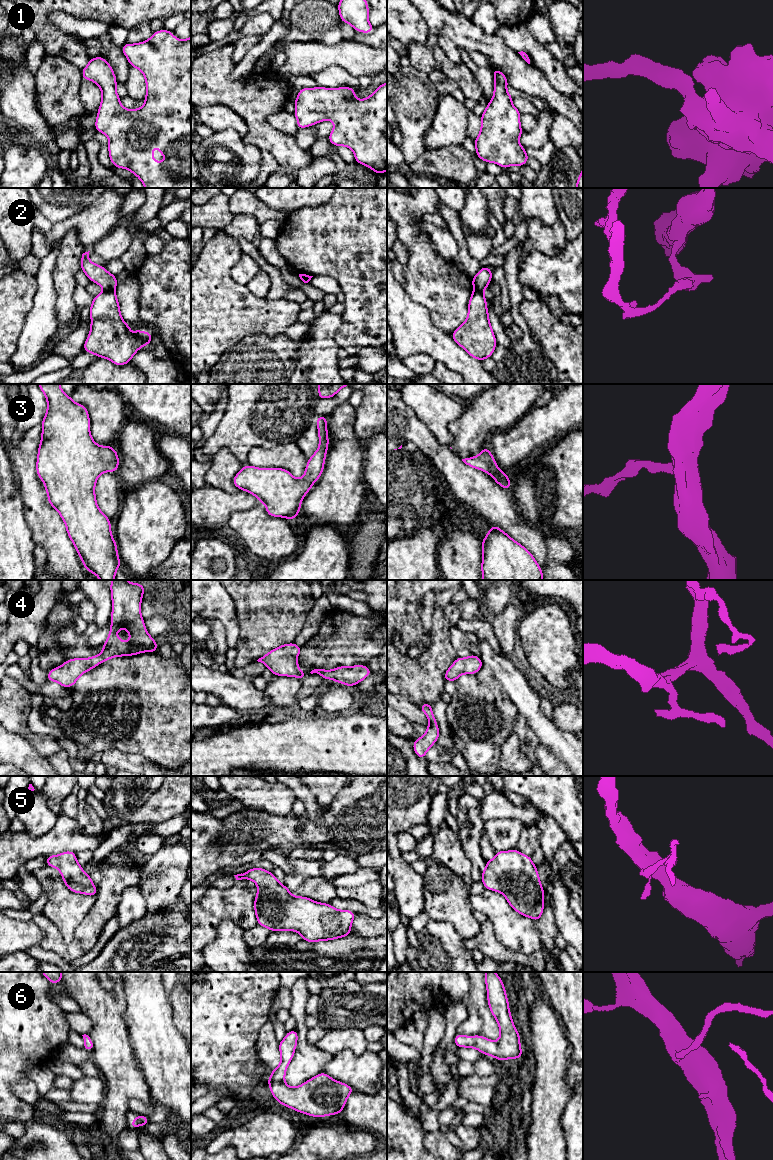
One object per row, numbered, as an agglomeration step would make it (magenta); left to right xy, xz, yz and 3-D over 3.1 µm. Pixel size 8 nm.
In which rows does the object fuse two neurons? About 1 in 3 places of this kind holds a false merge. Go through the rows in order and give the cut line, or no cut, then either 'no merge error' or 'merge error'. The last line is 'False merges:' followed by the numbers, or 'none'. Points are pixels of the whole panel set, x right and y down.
1: cut none; no merge error
2: cut xy (105, 290), (113, 291); merge error
3: cut none; no merge error
4: cut none; no merge error
5: cut none; no merge error
6: cut none; no merge error
False merges: 2

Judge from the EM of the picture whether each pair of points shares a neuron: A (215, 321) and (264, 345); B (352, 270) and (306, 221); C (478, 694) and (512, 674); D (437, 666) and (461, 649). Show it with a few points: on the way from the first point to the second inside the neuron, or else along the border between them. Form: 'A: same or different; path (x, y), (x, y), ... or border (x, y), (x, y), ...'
A: different; border (271, 337), (265, 334), (251, 334), (227, 350)
B: same; path (343, 258), (318, 233)
C: different; border (483, 664), (491, 670), (501, 691), (512, 701)
D: different; border (448, 630), (450, 642), (458, 656)

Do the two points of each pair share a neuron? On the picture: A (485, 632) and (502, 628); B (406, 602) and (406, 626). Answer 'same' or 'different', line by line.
A: different
B: same

